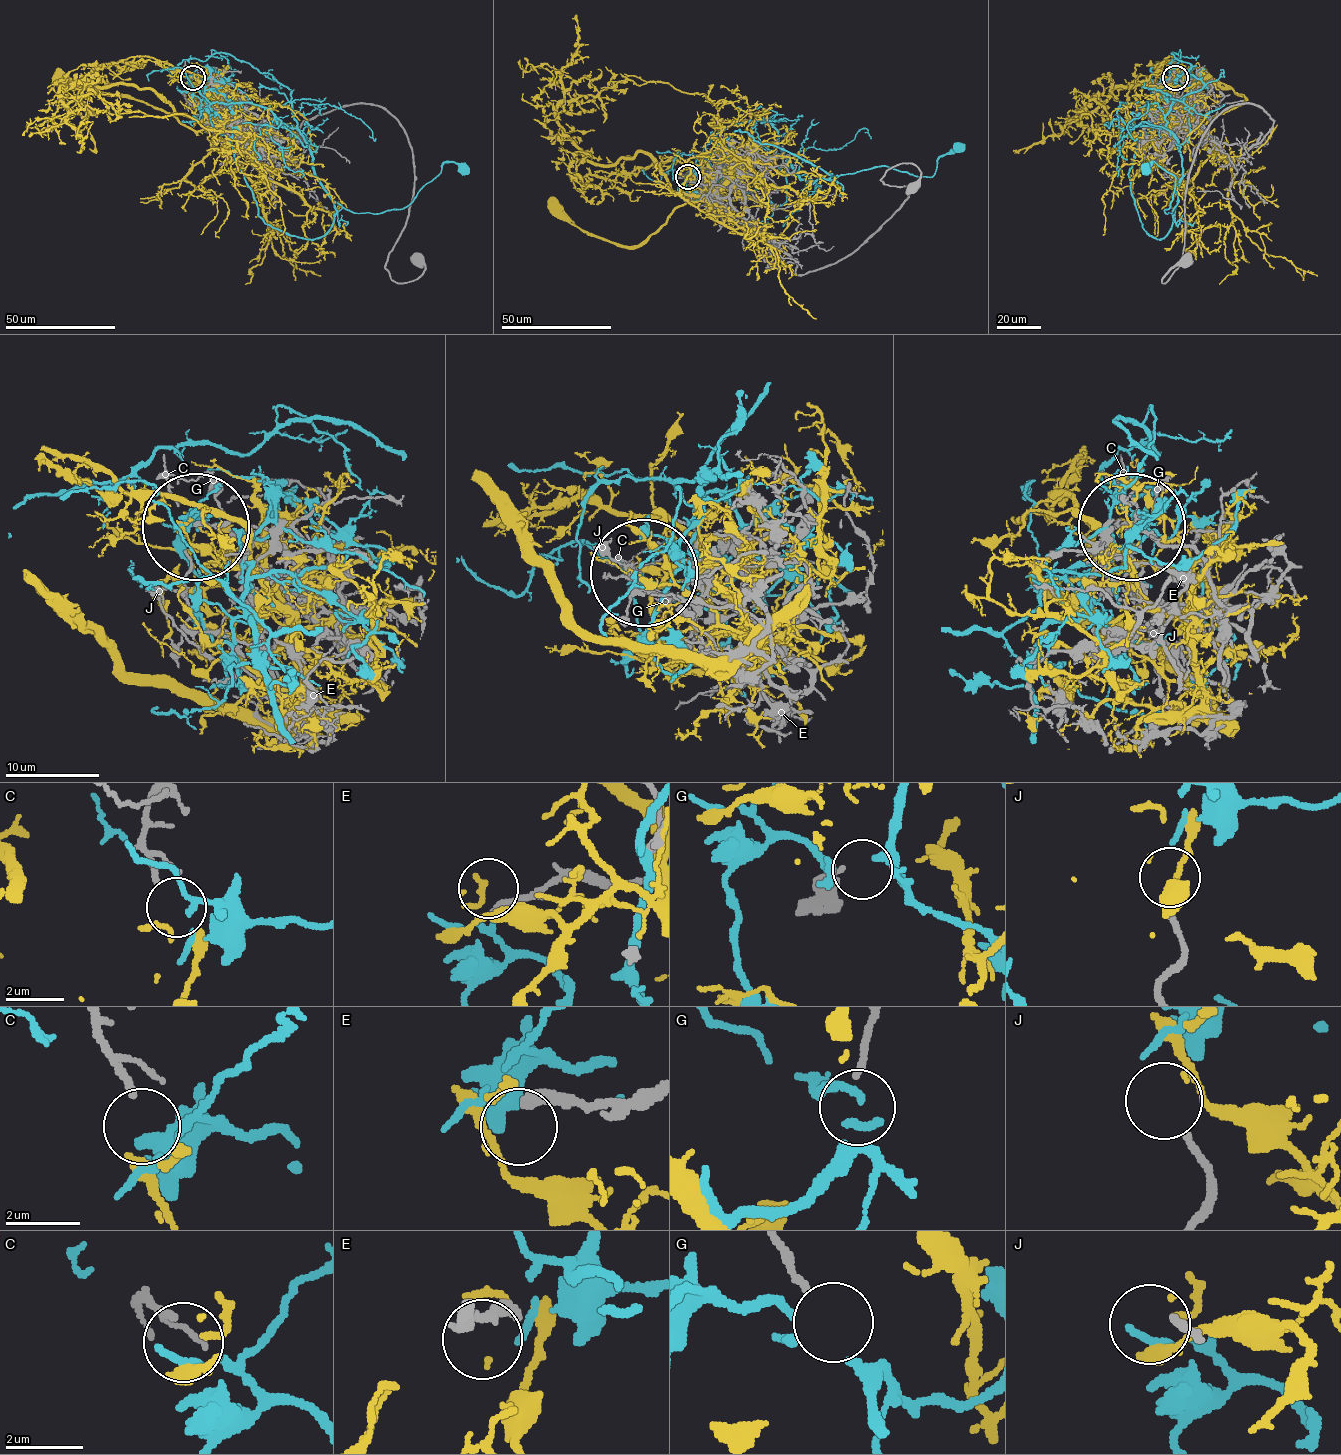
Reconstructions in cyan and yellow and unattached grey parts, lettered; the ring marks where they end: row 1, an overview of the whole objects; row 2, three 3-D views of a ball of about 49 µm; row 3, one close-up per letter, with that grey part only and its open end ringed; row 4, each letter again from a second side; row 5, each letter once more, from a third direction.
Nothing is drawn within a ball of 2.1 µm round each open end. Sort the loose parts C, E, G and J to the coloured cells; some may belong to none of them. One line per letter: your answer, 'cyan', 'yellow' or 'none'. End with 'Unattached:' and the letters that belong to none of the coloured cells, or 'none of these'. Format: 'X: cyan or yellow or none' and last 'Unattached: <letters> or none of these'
C: yellow
E: none
G: cyan
J: none
Unattached: E, J

